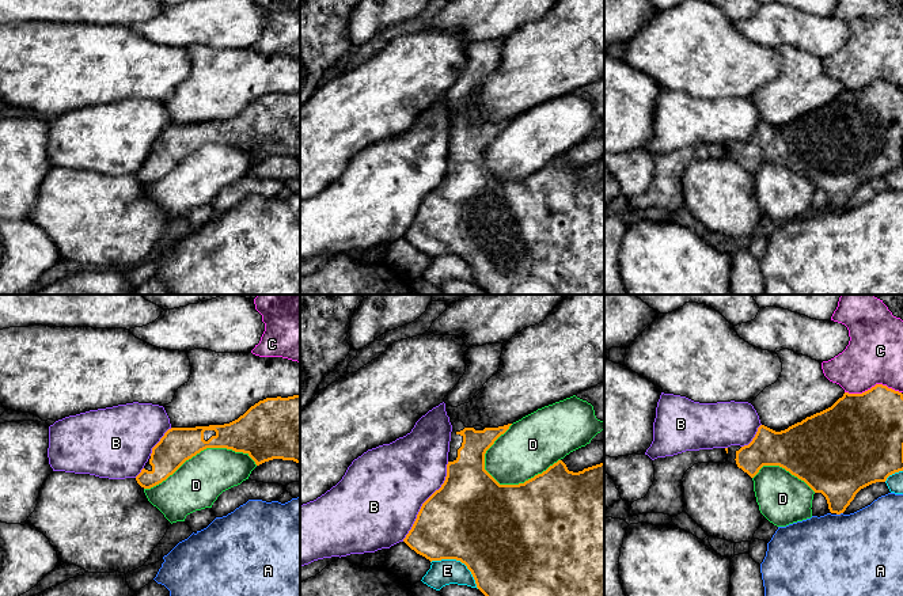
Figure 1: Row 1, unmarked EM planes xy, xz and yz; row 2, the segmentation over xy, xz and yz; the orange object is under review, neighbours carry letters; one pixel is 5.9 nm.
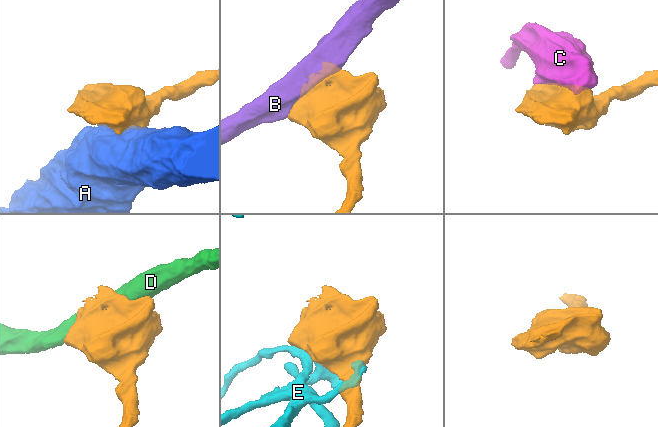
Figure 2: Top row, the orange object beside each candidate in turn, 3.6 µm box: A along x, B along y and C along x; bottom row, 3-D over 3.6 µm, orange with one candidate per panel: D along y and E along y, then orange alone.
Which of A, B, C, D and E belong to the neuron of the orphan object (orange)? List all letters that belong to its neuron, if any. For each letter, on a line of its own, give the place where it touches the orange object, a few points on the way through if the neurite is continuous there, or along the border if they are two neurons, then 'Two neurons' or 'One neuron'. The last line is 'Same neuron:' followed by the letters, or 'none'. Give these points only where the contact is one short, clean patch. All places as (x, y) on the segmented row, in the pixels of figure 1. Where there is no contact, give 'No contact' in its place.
A: Touches orange at yz (839, 513). Two neurons
B: Touches orange at xz (425, 501). Two neurons
C: Touches orange at yz (872, 387). Two neurons
D: Touches orange at xz (522, 483). Two neurons
E: Touches orange at xz (459, 560). Two neurons
Same neuron: none

